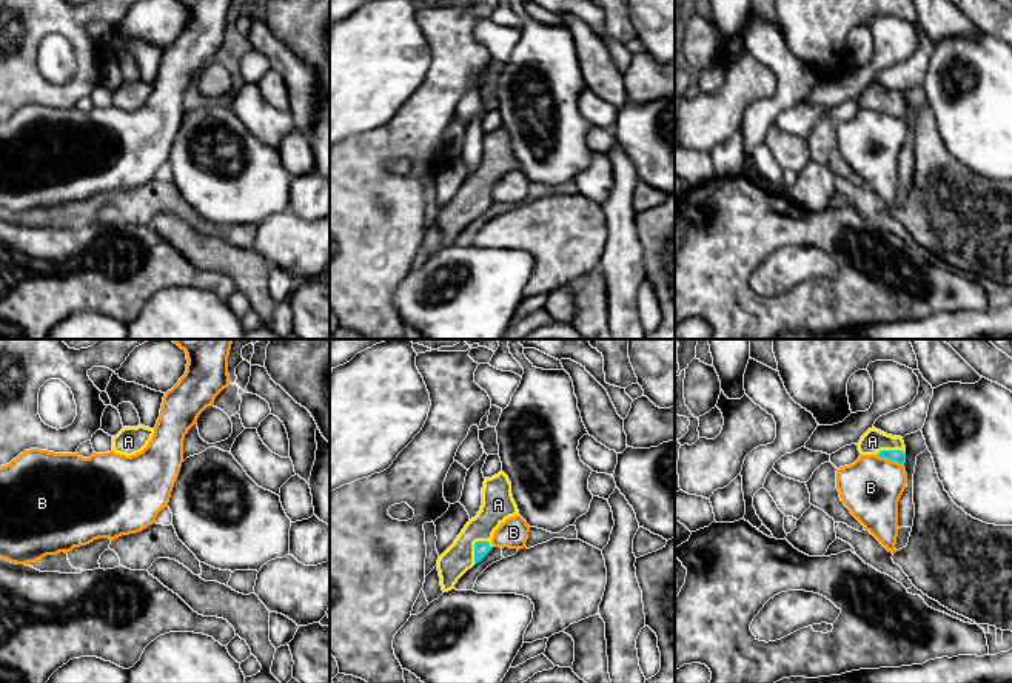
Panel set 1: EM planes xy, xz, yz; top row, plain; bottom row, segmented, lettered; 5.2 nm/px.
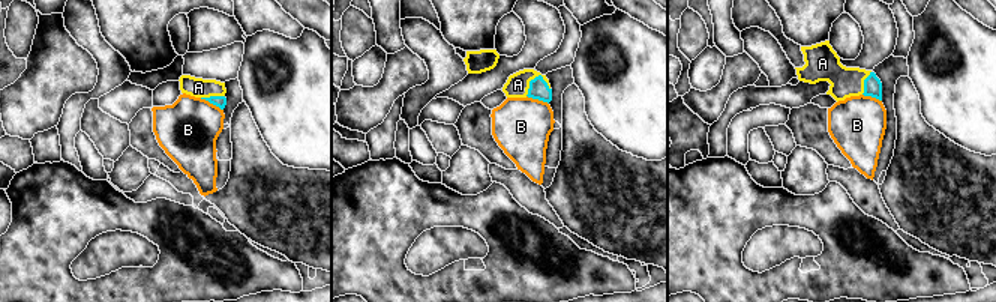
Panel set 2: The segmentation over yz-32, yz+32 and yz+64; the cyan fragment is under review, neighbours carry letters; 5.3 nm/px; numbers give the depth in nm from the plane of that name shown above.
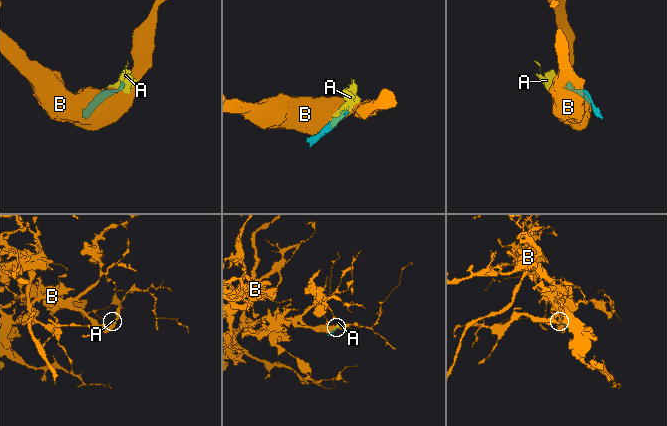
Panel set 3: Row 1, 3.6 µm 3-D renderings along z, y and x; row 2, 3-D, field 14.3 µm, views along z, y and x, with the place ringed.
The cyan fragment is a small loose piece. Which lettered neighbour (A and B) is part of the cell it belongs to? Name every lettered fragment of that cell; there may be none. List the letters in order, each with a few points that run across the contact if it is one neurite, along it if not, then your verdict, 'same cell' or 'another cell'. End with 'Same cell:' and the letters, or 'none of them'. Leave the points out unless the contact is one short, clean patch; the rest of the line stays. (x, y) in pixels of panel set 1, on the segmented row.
A: line xz (481, 548), (475, 548), (476, 534), (496, 506); same cell
B: another cell
Same cell: A

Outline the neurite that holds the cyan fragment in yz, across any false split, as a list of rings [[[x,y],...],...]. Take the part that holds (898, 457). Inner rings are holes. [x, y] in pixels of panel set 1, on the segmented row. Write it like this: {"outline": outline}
{"outline": [[[875,427],[869,429],[856,446],[861,455],[876,455],[898,464],[906,463],[906,446],[903,438],[887,435]]]}

